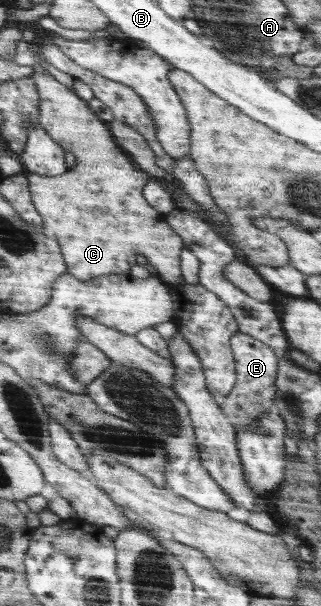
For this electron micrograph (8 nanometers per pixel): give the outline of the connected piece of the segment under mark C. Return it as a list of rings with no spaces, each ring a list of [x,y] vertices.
[[[36,65],[33,75],[31,75],[33,81],[36,83],[37,91],[40,92],[40,121],[39,126],[44,128],[46,132],[57,143],[60,143],[64,148],[65,152],[73,152],[76,155],[78,166],[75,169],[69,169],[64,174],[58,176],[44,176],[35,173],[27,173],[28,186],[30,189],[30,194],[32,197],[32,202],[36,207],[36,210],[41,214],[42,225],[44,228],[45,235],[48,235],[50,238],[57,240],[60,244],[61,251],[64,254],[65,263],[68,266],[68,271],[71,275],[76,276],[77,279],[81,281],[87,281],[91,278],[100,277],[100,275],[109,275],[109,274],[127,274],[129,273],[131,267],[137,263],[139,257],[142,255],[147,261],[148,265],[152,266],[155,270],[155,275],[163,280],[167,284],[176,284],[183,280],[182,271],[180,268],[180,253],[183,249],[184,243],[182,242],[181,236],[177,235],[173,228],[166,222],[164,215],[157,211],[156,208],[152,206],[144,198],[143,188],[145,184],[149,181],[149,177],[157,177],[157,164],[156,164],[156,155],[151,150],[148,140],[141,135],[136,128],[131,127],[129,124],[123,123],[115,118],[109,124],[102,121],[99,118],[99,115],[96,115],[88,106],[87,102],[84,102],[80,97],[75,95],[75,92],[68,88],[66,85],[63,85],[60,81],[57,81],[45,68],[41,65]]]

